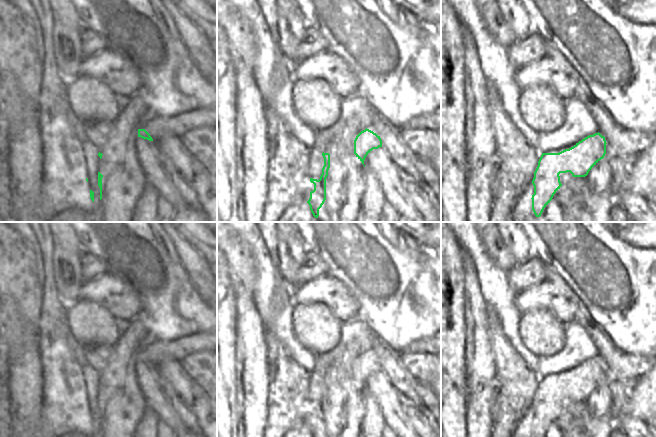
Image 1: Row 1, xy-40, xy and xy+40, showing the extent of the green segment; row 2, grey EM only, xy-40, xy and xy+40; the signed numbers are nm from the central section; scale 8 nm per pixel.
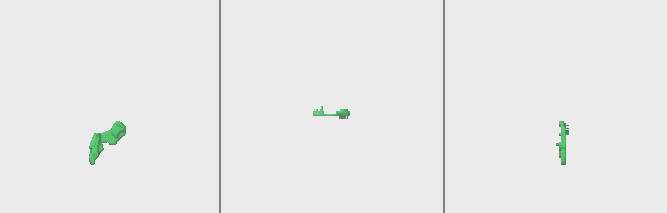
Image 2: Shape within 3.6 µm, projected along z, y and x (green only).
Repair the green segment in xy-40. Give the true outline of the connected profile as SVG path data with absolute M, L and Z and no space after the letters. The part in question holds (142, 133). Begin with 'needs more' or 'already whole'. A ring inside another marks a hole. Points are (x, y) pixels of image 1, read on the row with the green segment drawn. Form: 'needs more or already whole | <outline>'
needs more | M217 107L199 108L173 117L149 119L138 129L138 137L158 141L167 135L179 137L197 127L217 127Z

